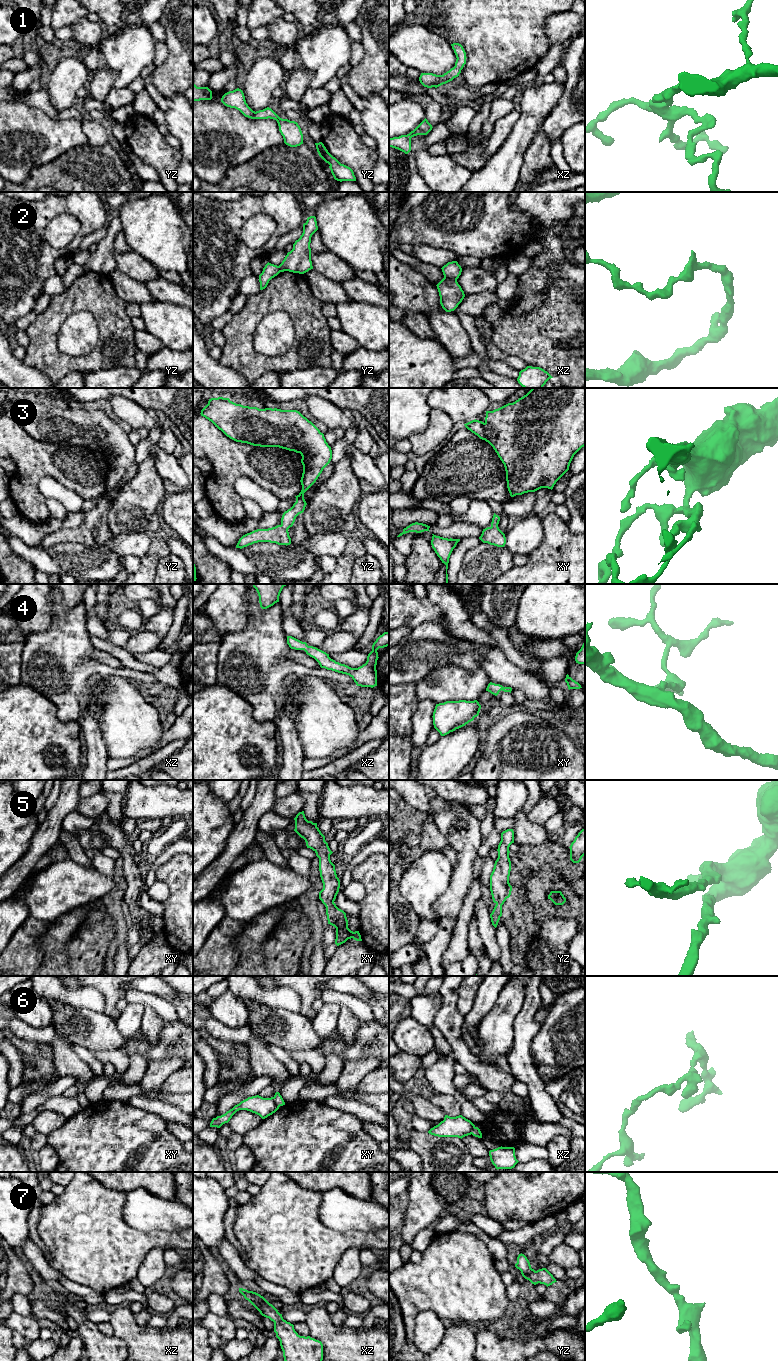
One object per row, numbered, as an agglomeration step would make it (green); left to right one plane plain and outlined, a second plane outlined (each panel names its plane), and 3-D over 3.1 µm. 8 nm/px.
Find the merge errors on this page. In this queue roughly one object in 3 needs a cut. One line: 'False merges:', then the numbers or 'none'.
False merges: 2, 6

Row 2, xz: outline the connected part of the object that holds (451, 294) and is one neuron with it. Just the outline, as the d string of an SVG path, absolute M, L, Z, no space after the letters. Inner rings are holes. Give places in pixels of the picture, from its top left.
M444 277L436 286L440 304L446 312L454 311L465 297L464 291L456 280Z

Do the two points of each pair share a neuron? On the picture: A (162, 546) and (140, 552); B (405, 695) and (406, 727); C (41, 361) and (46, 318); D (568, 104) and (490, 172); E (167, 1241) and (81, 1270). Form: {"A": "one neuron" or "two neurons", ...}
{"A": "two neurons", "B": "one neuron", "C": "one neuron", "D": "two neurons", "E": "one neuron"}

